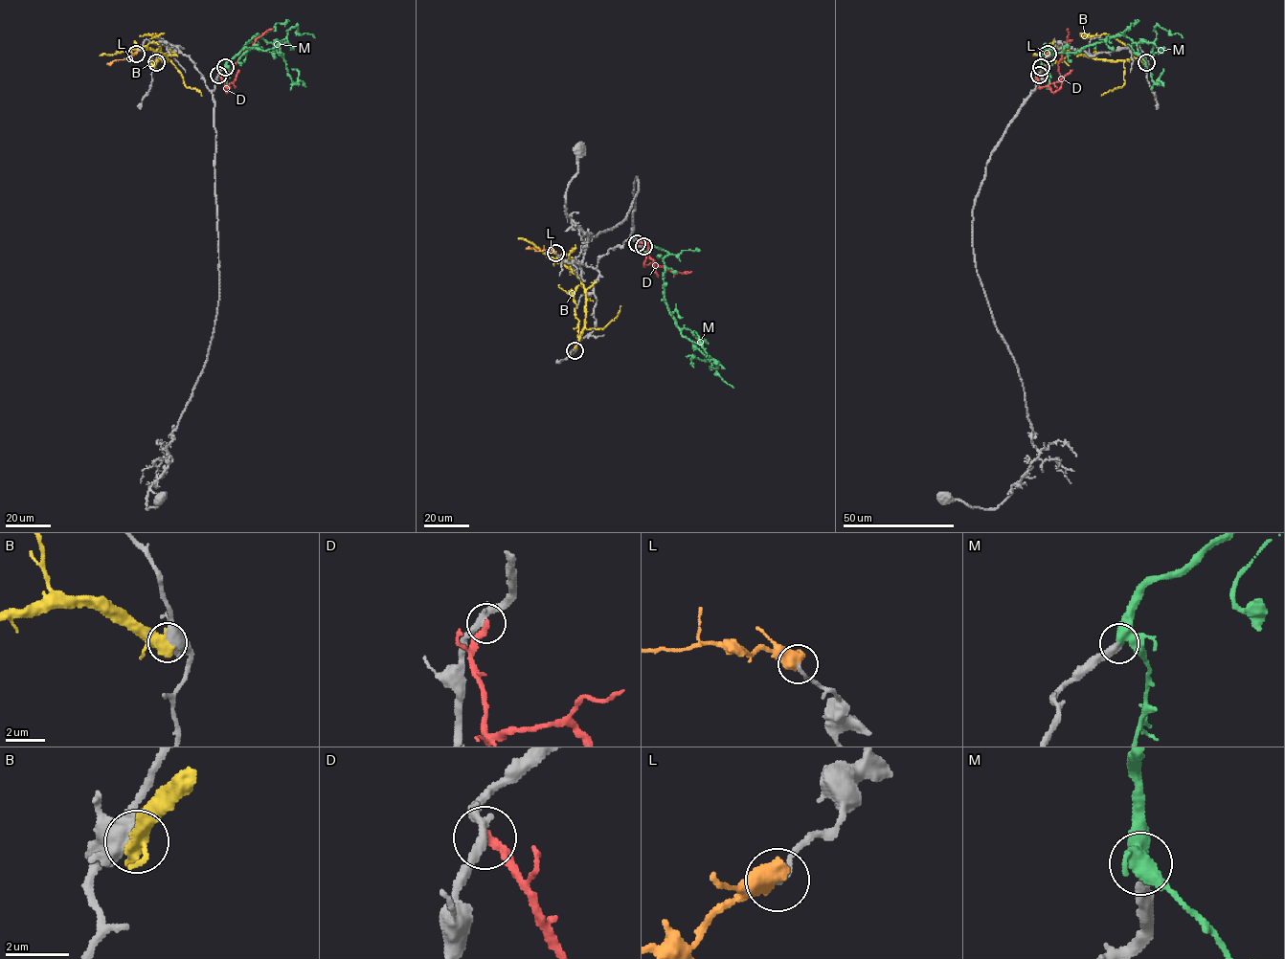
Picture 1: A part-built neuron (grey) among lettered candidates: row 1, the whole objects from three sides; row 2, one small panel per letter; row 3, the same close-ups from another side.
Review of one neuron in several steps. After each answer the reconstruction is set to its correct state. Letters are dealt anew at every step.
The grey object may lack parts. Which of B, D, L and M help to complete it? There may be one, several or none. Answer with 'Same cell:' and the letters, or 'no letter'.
Same cell: M

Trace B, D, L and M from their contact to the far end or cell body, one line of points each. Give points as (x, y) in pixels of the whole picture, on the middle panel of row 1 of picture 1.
B: (574, 350), (585, 323), (582, 282), (558, 259), (518, 237)
D: (638, 243), (641, 242), (648, 247), (643, 266), (654, 262), (671, 272), (691, 272)
L: (555, 253), (526, 248)
M: (644, 246), (668, 253), (663, 258), (667, 309), (681, 333), (706, 361), (712, 359), (716, 372), (733, 387)

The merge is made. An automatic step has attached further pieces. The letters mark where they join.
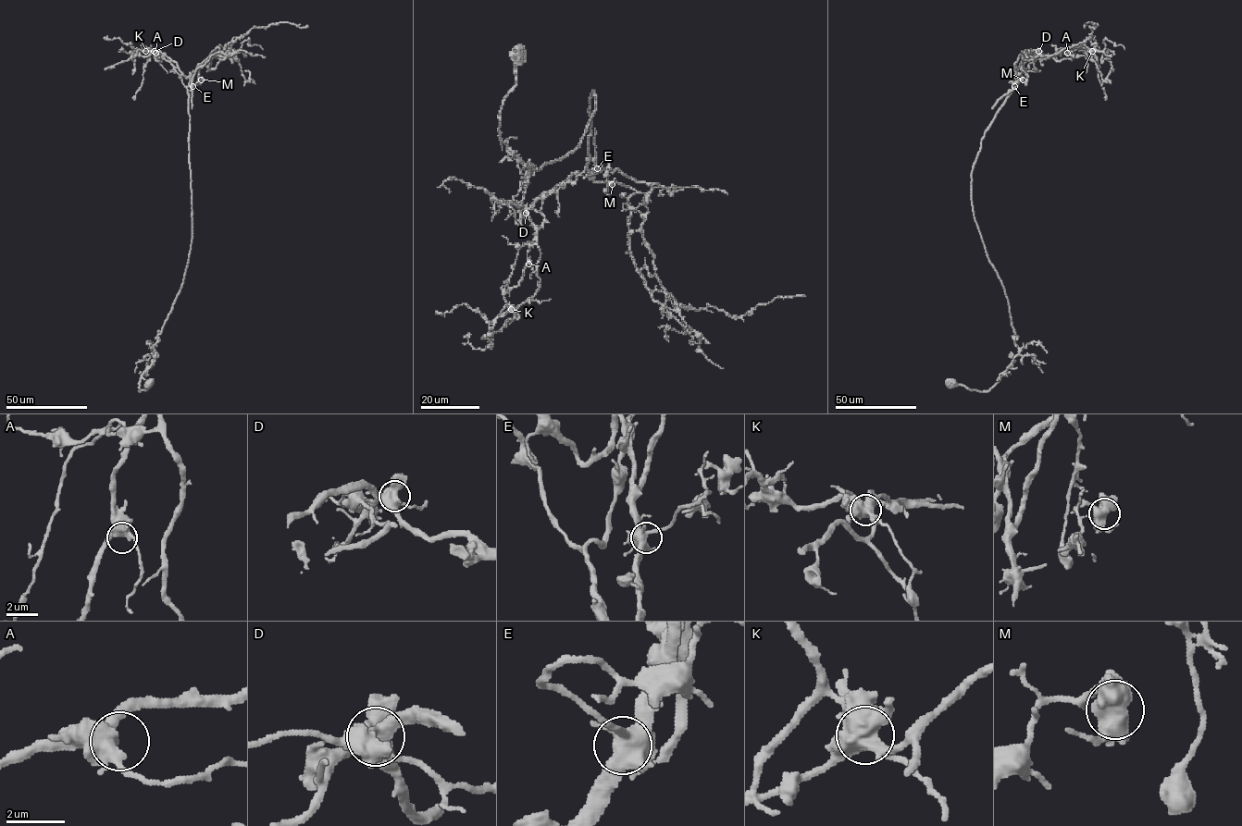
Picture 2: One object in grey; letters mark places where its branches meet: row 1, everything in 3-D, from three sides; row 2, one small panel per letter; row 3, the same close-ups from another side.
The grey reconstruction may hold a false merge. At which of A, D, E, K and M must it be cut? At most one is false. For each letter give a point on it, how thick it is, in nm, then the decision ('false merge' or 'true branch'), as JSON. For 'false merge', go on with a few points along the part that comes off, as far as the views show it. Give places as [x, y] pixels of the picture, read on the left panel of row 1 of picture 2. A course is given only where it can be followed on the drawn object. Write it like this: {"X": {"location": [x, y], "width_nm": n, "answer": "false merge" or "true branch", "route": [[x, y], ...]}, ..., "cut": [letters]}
{"A": {"location": [155, 53], "width_nm": 480, "answer": "true branch"}, "D": {"location": [154, 51], "width_nm": 550, "answer": "true branch"}, "E": {"location": [192, 86], "width_nm": 550, "answer": "true branch"}, "K": {"location": [145, 51], "width_nm": 700, "answer": "false merge", "route": [[145, 51], [159, 50], [192, 80], [254, 27], [308, 26]]}, "M": {"location": [201, 80], "width_nm": 600, "answer": "true branch"}, "cut": ["K"]}

